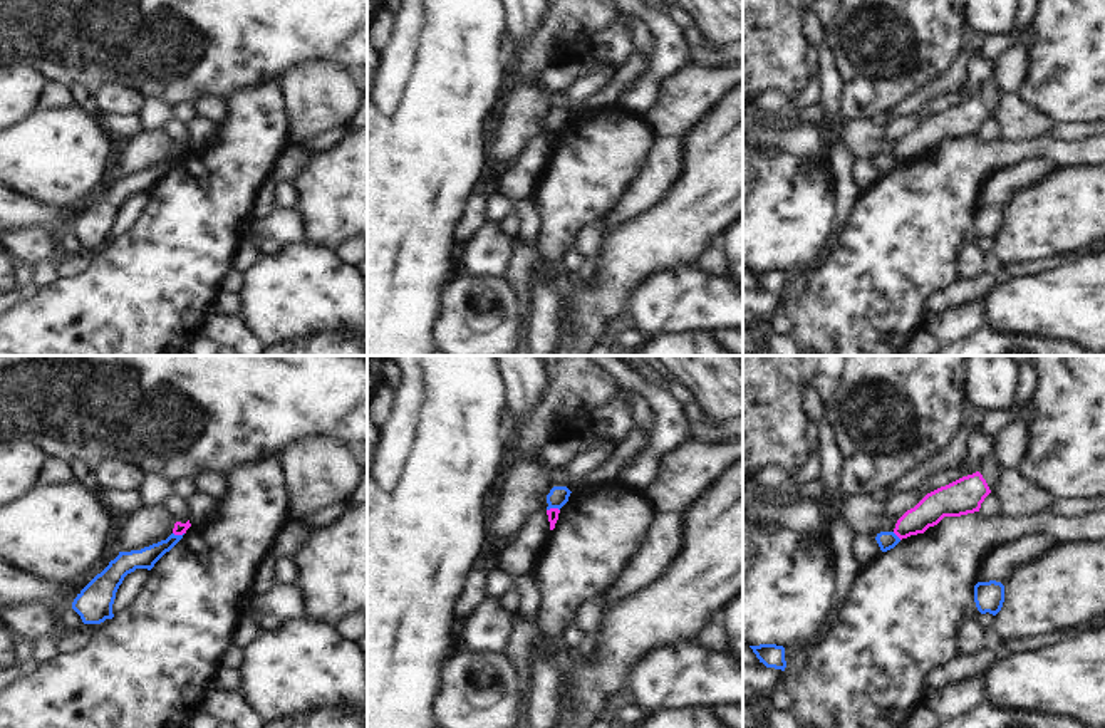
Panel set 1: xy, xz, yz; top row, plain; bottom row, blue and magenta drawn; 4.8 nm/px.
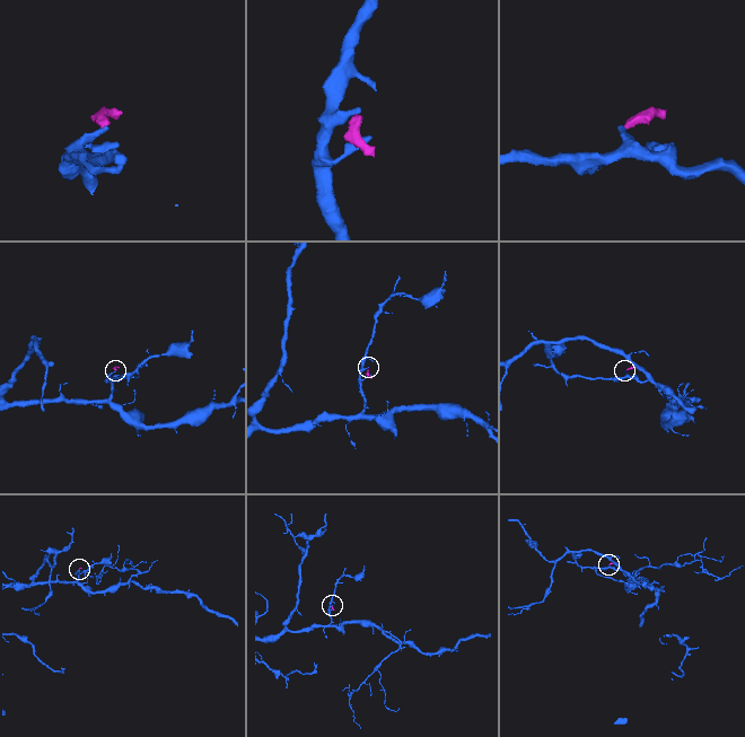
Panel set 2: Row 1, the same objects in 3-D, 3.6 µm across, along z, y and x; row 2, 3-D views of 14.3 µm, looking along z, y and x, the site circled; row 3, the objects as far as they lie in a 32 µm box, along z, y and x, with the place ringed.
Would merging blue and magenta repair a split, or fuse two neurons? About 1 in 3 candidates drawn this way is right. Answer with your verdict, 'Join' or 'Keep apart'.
Keep apart

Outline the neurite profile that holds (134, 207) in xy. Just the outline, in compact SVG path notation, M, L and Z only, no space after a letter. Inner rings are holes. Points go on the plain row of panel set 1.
M136 193L134 196L127 198L116 216L112 238L116 240L119 235L129 230L137 221L137 218L146 211L148 206L148 193Z

